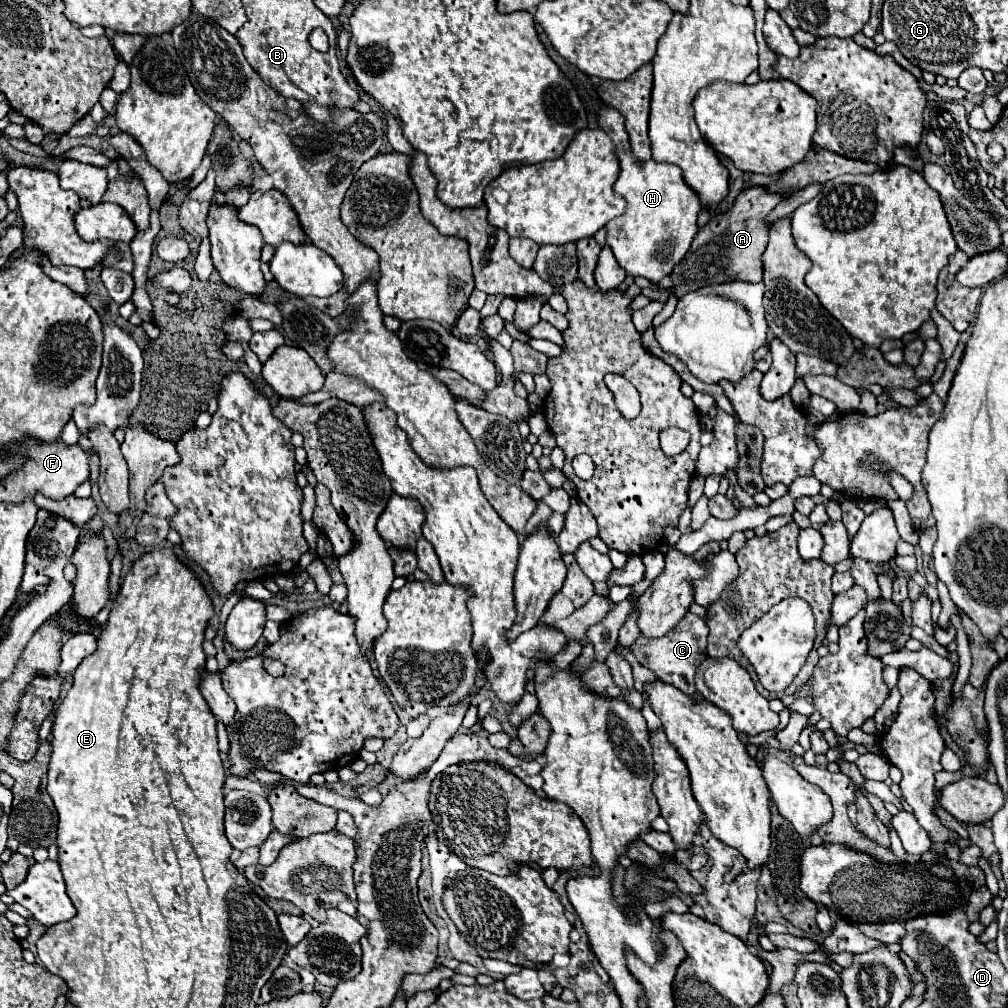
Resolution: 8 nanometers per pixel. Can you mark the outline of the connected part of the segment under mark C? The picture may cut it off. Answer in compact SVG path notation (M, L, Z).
M685 614L679 624L669 630L669 634L665 634L663 638L637 638L637 642L631 646L631 652L635 654L635 658L639 660L641 666L653 670L657 674L657 678L661 678L663 682L683 690L683 694L695 694L695 670L697 666L707 658L707 624L703 622L703 618L695 616L695 614Z

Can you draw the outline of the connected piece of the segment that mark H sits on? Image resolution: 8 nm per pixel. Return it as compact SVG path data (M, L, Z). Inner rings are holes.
M601 104L597 122L615 144L615 154L621 162L621 174L615 182L615 192L627 200L625 214L613 218L605 226L607 246L627 274L645 276L650 280L653 290L663 290L658 286L659 280L667 276L685 256L697 234L697 214L701 210L699 196L687 186L679 166L655 160L639 160L633 156L625 130L625 118L617 110Z

